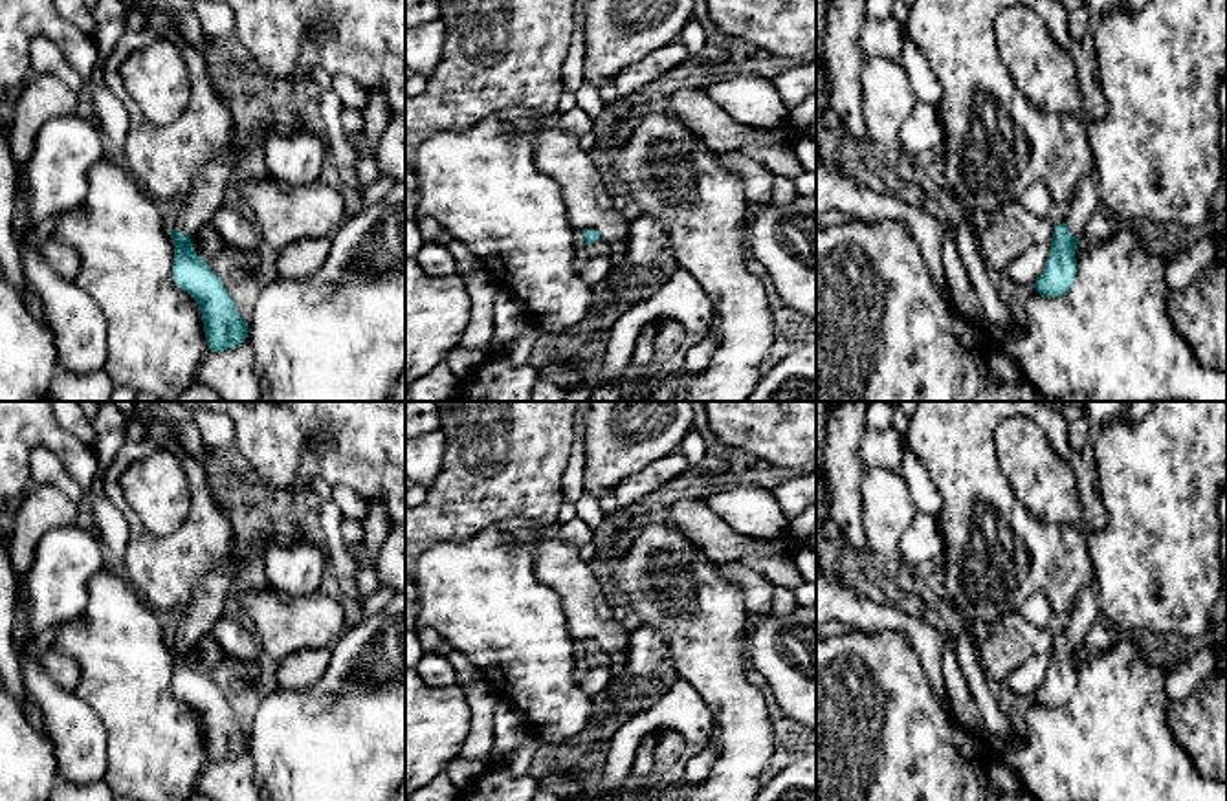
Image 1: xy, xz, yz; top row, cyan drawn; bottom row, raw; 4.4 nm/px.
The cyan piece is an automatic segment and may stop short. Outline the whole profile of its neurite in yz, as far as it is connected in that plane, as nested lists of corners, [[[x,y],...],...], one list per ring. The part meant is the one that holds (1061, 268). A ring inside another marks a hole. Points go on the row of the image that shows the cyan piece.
[[[1089,170],[1078,181],[1073,202],[1064,213],[1064,222],[1055,225],[1045,268],[1034,282],[1034,290],[1040,295],[1055,299],[1069,291],[1077,277],[1075,249],[1078,236],[1099,209],[1099,176],[1095,170]]]

